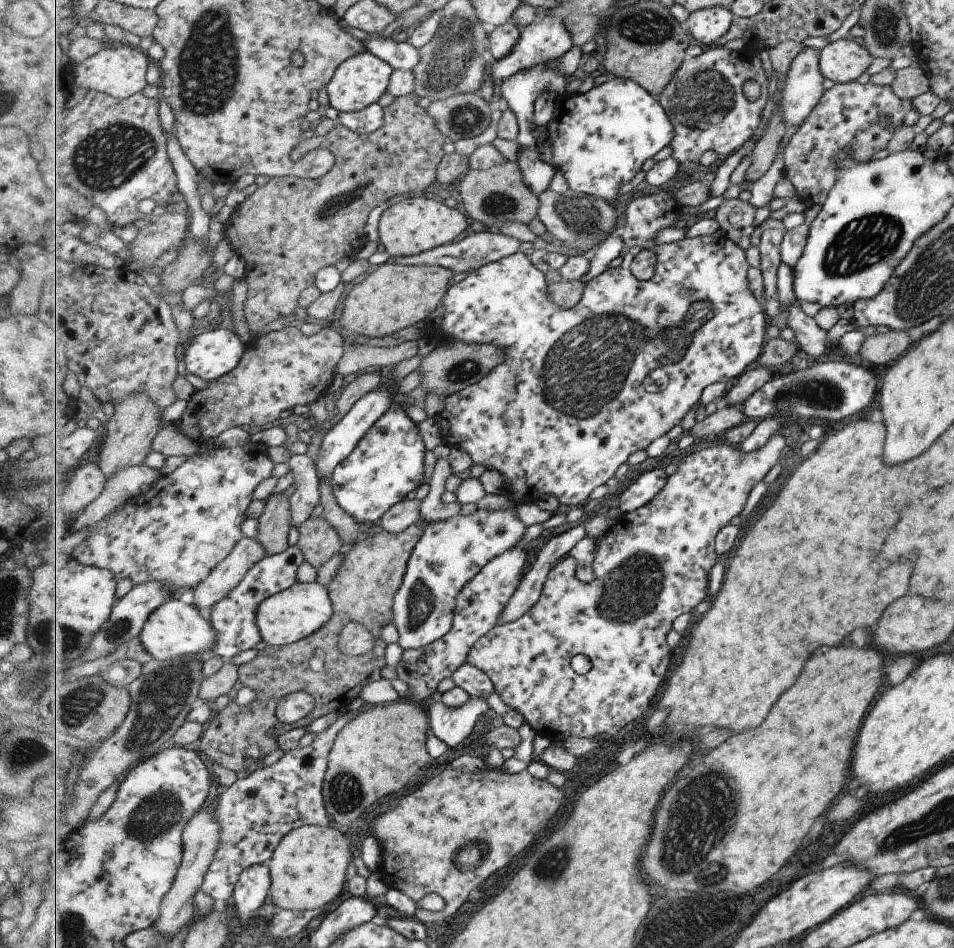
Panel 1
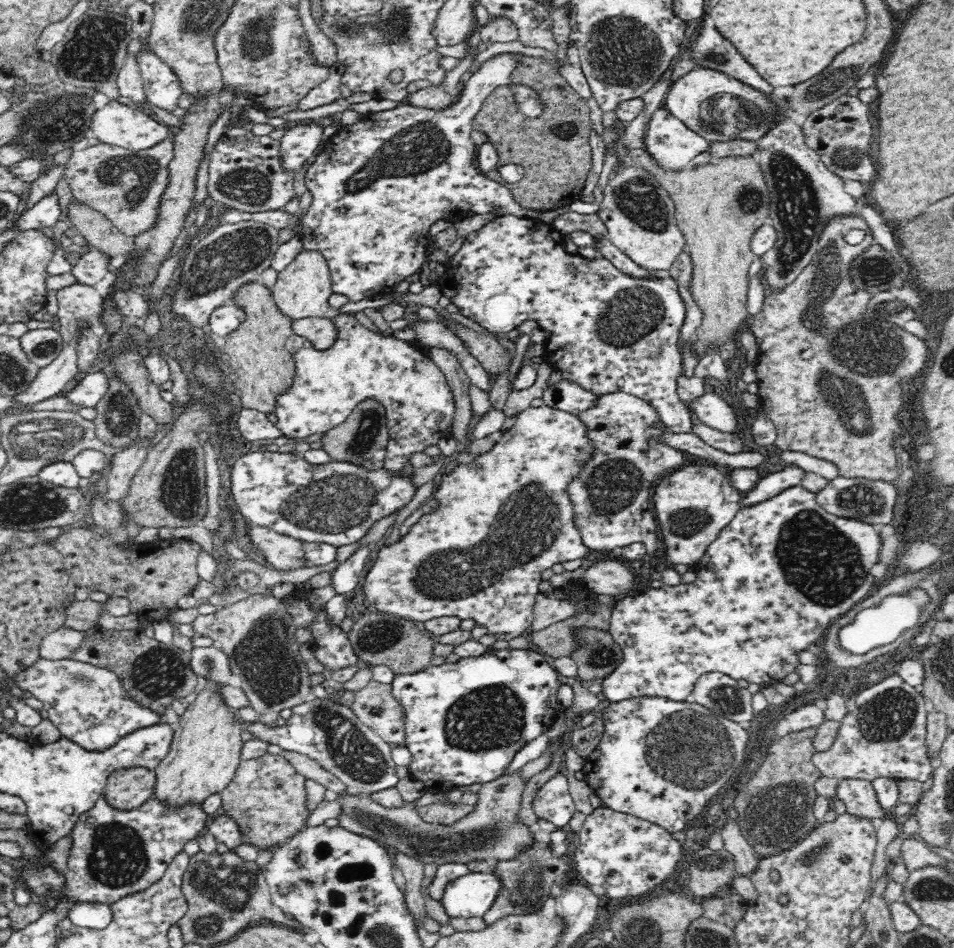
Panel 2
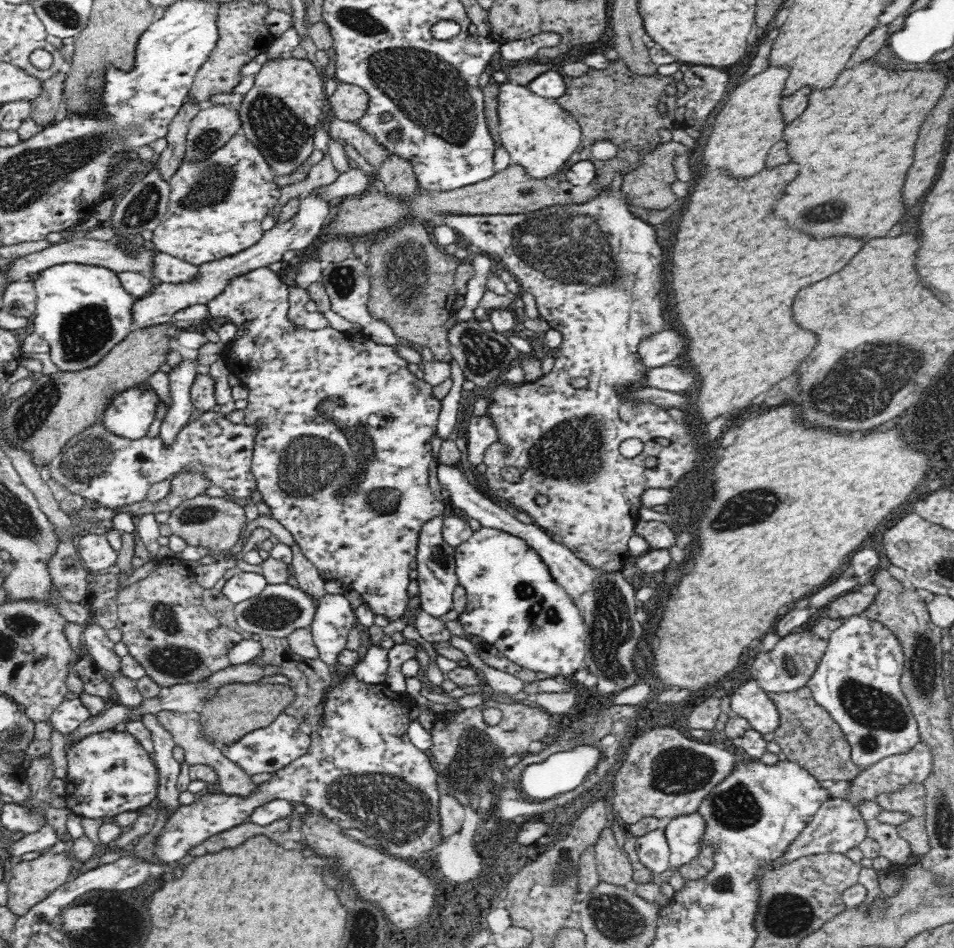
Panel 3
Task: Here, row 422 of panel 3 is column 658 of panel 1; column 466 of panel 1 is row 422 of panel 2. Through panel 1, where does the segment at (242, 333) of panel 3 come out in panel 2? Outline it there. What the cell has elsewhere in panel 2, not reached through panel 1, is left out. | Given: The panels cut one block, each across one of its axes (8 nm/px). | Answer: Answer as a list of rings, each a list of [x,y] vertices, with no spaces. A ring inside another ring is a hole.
[[[340,314],[338,318],[330,319],[332,322],[334,322],[334,324],[336,324],[336,326],[338,326],[338,330],[340,330],[338,341],[334,344],[334,347],[331,347],[328,350],[318,350],[315,348],[315,345],[312,342],[307,341],[303,348],[300,348],[298,349],[298,352],[293,353],[294,361],[296,361],[294,384],[292,384],[292,388],[290,388],[290,390],[286,390],[282,396],[278,396],[276,425],[278,425],[278,428],[280,428],[282,434],[287,438],[306,438],[307,436],[313,434],[326,433],[335,426],[338,426],[338,424],[341,424],[343,420],[346,420],[346,418],[350,416],[350,414],[354,411],[354,408],[356,408],[360,402],[363,402],[366,400],[366,398],[376,398],[381,404],[383,404],[384,407],[388,409],[390,417],[390,438],[388,438],[388,443],[384,448],[384,466],[394,472],[410,472],[410,470],[413,470],[412,465],[410,465],[410,456],[412,454],[416,452],[424,452],[428,446],[436,445],[441,438],[448,436],[449,424],[452,422],[452,417],[454,416],[454,410],[456,410],[456,407],[454,407],[454,398],[452,397],[450,387],[447,385],[445,374],[431,359],[427,351],[420,349],[413,342],[398,340],[398,338],[393,338],[392,336],[384,337],[367,330],[364,328],[364,326],[362,326],[362,324],[359,324],[356,317],[351,314]]]

